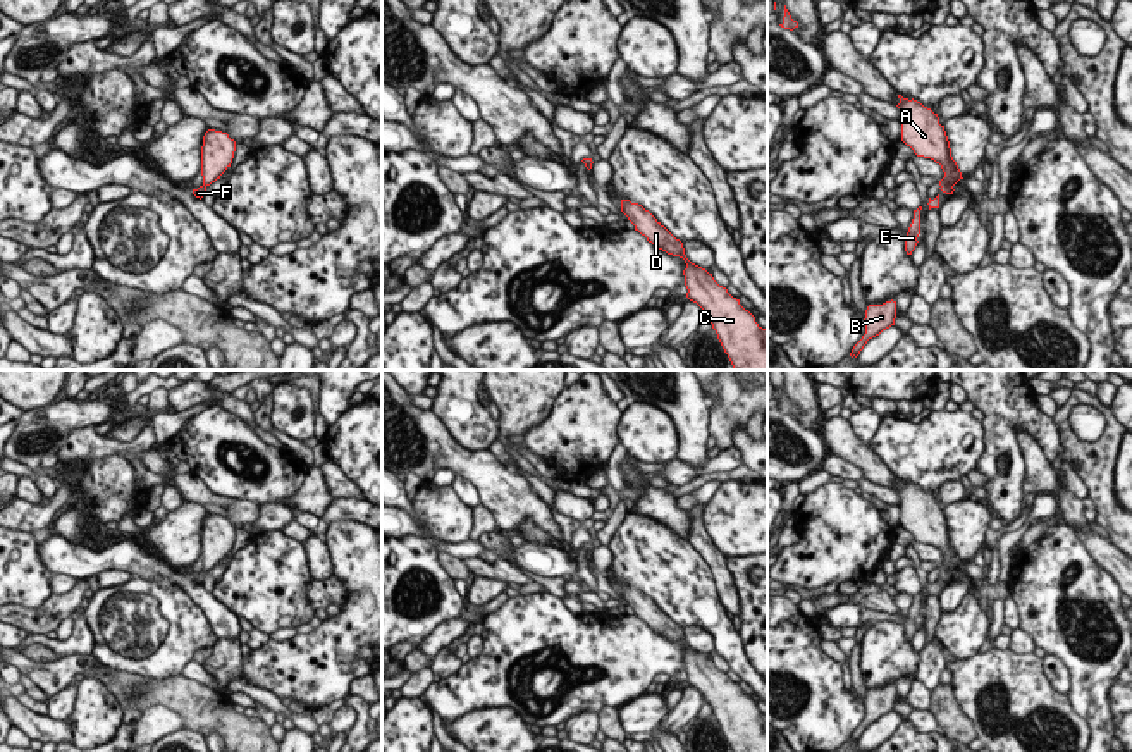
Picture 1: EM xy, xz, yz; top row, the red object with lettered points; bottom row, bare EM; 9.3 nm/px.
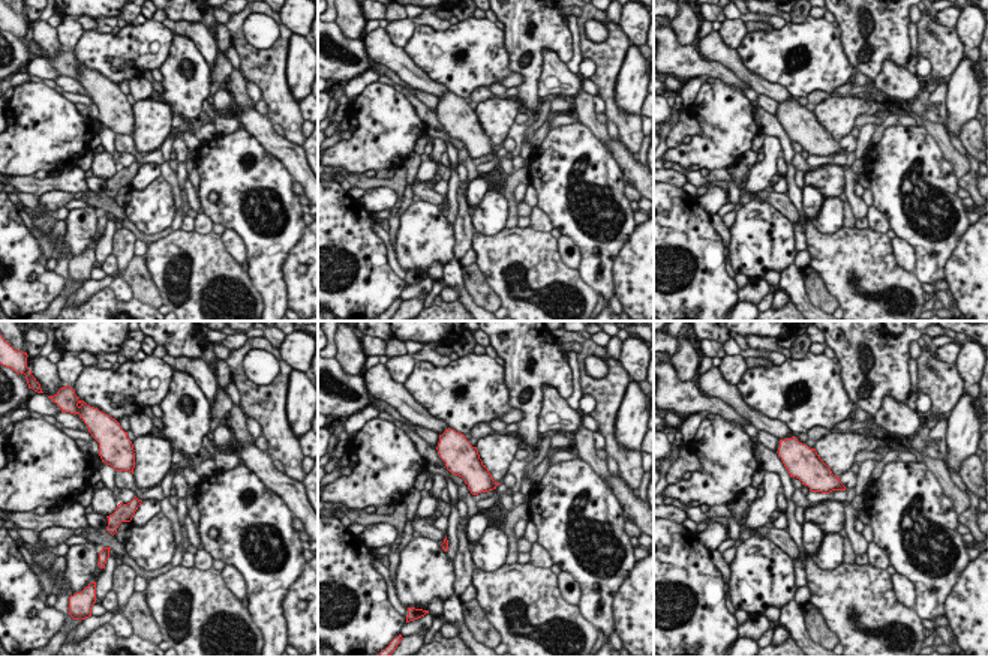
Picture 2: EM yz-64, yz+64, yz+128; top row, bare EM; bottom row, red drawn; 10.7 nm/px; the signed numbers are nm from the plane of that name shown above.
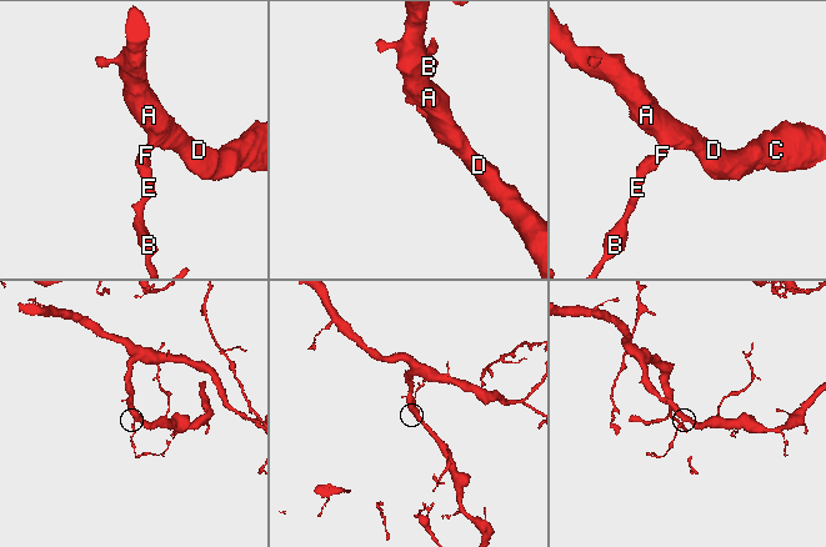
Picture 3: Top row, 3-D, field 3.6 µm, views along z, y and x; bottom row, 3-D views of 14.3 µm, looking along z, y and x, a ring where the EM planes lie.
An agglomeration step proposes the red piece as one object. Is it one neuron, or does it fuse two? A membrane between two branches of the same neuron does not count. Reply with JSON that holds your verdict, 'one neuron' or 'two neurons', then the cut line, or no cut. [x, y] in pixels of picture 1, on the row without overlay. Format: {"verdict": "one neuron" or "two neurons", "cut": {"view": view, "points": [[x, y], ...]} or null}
{"verdict": "one neuron", "cut": null}

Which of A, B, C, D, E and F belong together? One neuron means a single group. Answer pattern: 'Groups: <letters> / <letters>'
Groups: A B C D E F

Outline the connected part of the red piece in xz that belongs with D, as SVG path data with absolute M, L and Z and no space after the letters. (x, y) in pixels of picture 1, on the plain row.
M621 585L621 597L642 621L668 640L685 645L686 683L697 688L711 706L717 724L733 752L767 752L767 714L719 671L712 659L692 649L683 628L676 625L649 595L630 585Z

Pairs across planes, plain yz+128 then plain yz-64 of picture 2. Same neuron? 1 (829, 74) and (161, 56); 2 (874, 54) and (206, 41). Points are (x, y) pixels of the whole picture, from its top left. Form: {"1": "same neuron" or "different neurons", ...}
{"1": "same neuron", "2": "different neurons"}

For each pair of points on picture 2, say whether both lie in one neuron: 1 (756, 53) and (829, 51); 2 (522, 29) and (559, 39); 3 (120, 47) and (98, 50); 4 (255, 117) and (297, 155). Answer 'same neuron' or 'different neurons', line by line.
1: same neuron
2: same neuron
3: same neuron
4: same neuron

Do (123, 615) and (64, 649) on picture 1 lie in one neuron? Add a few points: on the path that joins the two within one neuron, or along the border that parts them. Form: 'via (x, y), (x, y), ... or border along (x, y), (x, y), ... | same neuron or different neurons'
border along (83, 618), (92, 635), (93, 654) | different neurons

